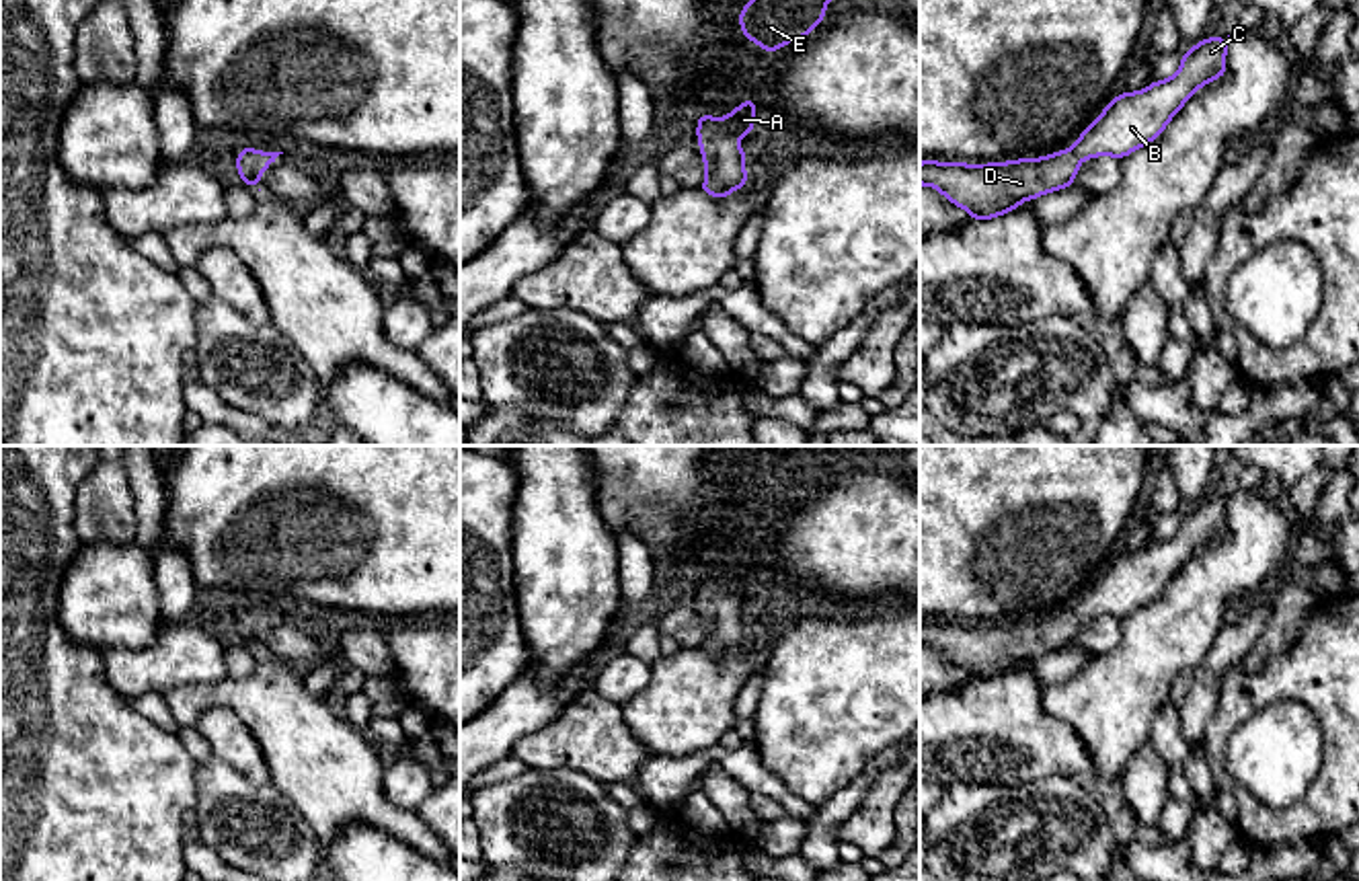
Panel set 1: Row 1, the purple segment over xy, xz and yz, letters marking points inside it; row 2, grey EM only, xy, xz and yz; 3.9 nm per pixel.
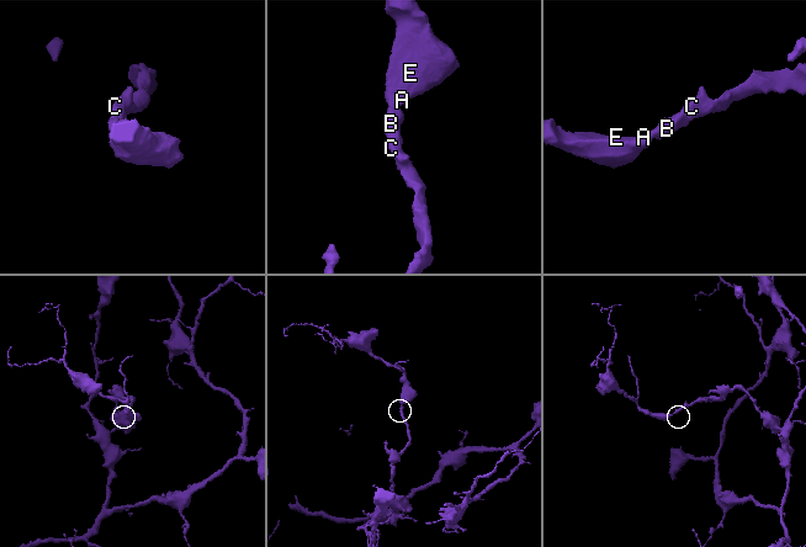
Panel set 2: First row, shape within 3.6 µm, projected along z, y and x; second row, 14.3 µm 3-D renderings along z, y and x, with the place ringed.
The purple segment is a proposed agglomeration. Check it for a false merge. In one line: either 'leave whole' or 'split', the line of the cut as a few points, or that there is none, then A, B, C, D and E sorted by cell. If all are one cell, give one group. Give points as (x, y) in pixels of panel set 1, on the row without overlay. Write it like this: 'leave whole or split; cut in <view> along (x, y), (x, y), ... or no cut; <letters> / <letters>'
leave whole; no cut; A B C D E

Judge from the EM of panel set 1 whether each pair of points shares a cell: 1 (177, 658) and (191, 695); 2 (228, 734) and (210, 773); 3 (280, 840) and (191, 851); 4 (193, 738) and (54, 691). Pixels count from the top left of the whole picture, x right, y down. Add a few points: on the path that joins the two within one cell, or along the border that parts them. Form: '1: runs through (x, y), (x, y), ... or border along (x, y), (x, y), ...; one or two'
1: border along (228, 676), (216, 682), (185, 682), (161, 693); two
2: border along (212, 754), (257, 785); two
3: border along (196, 836), (222, 859); two
4: border along (175, 734), (196, 762); two

